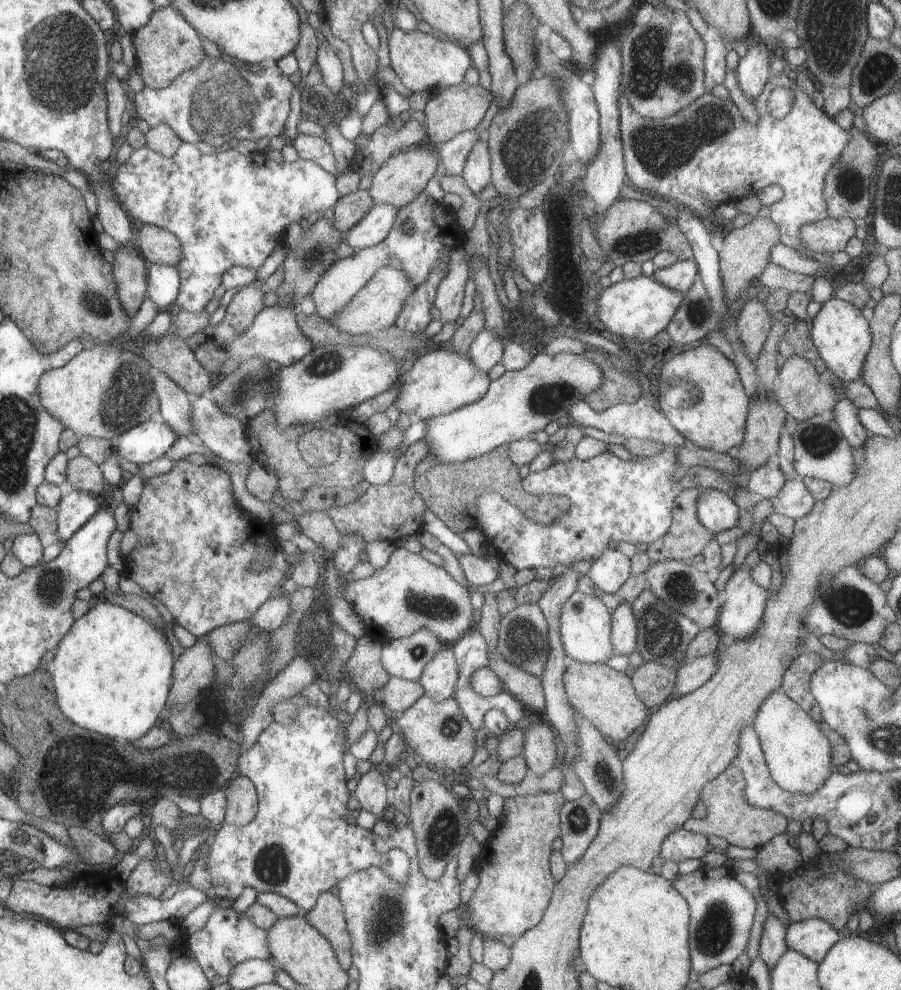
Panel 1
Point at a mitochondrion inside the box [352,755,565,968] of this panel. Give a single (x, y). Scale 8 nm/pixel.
(388, 921)

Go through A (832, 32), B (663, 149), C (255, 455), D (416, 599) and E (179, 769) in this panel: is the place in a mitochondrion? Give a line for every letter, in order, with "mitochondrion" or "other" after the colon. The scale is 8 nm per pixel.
A: mitochondrion
B: mitochondrion
C: other
D: mitochondrion
E: mitochondrion

